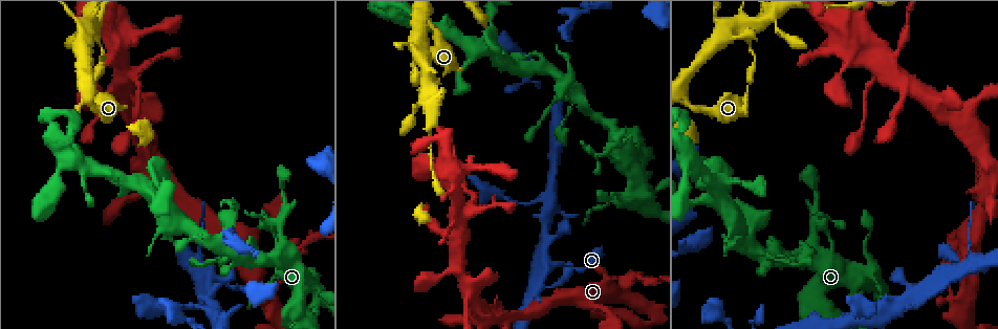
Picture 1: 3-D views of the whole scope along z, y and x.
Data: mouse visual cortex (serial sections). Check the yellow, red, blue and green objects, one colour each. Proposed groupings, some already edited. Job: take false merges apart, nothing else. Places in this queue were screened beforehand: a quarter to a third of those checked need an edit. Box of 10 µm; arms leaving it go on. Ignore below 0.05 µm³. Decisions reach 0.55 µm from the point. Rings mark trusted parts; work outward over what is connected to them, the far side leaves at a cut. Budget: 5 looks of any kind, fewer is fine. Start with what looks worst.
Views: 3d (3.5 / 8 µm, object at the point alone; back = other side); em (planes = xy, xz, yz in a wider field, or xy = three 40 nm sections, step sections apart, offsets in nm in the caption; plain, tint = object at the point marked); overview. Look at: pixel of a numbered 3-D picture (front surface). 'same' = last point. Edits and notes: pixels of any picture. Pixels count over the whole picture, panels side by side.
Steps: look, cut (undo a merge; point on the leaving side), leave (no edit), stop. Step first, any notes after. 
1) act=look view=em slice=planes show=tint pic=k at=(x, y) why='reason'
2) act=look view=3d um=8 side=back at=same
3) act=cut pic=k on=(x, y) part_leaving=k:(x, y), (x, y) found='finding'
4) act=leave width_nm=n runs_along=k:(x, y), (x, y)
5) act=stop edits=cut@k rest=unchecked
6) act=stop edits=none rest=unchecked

act=look view=3d um=3.5 pic=1 at=(214, 277) why='arms part here'

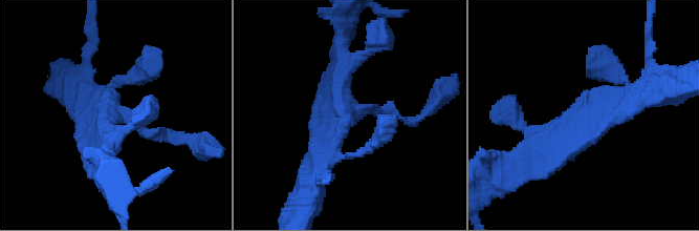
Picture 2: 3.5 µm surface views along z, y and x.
act=look view=em slice=xy step=5 show=tint pic=2 at=(347, 111)

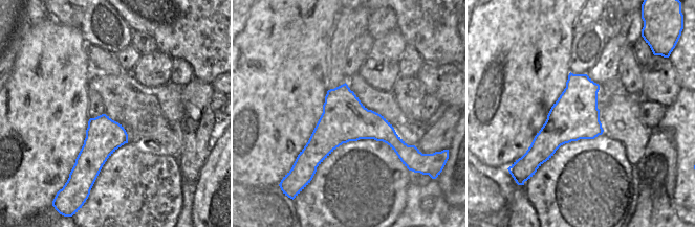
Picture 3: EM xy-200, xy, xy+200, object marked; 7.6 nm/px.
act=leave runs_along=2:(409, 121), (341, 105), (341, 57) found='continuous, no second cell'

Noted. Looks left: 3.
act=look view=3d um=3.5 pic=1 at=(267, 304) why='thin arm on a thick one'

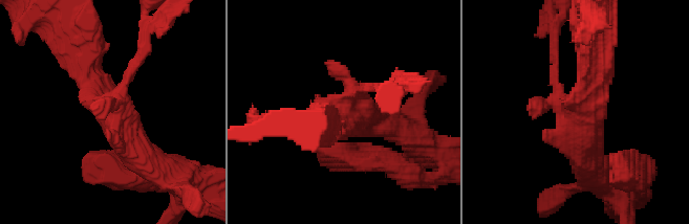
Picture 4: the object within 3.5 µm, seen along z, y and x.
act=look view=em slice=planes show=tint pic=4 at=(582, 114) why='now the EM'

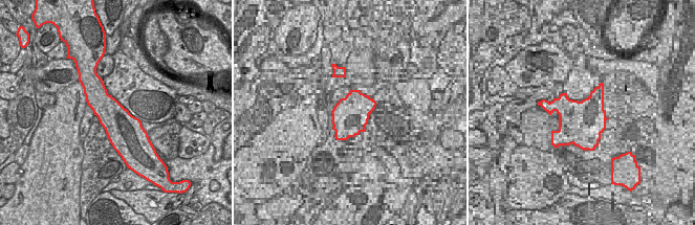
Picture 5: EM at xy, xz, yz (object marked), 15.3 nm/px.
act=look view=em slice=xy step=5 show=tint at=same

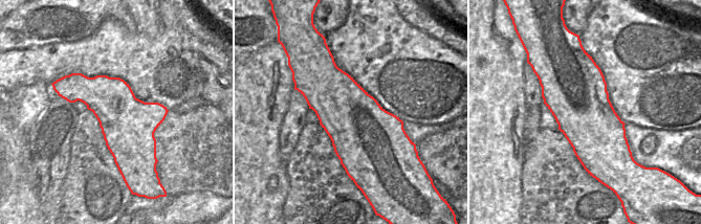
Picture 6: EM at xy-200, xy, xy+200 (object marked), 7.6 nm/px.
act=leave runs_along=4:(86, 51), (106, 110), (154, 164) found='one cell here'

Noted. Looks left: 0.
act=stop edits=none rest=unchecked

